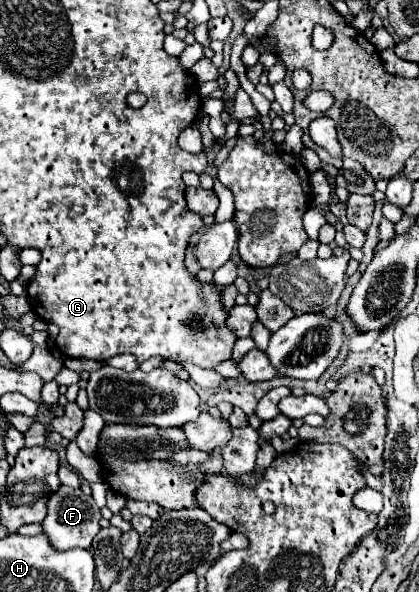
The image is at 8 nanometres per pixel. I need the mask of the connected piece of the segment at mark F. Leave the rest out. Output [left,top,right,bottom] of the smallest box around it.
[43,485,101,551]

